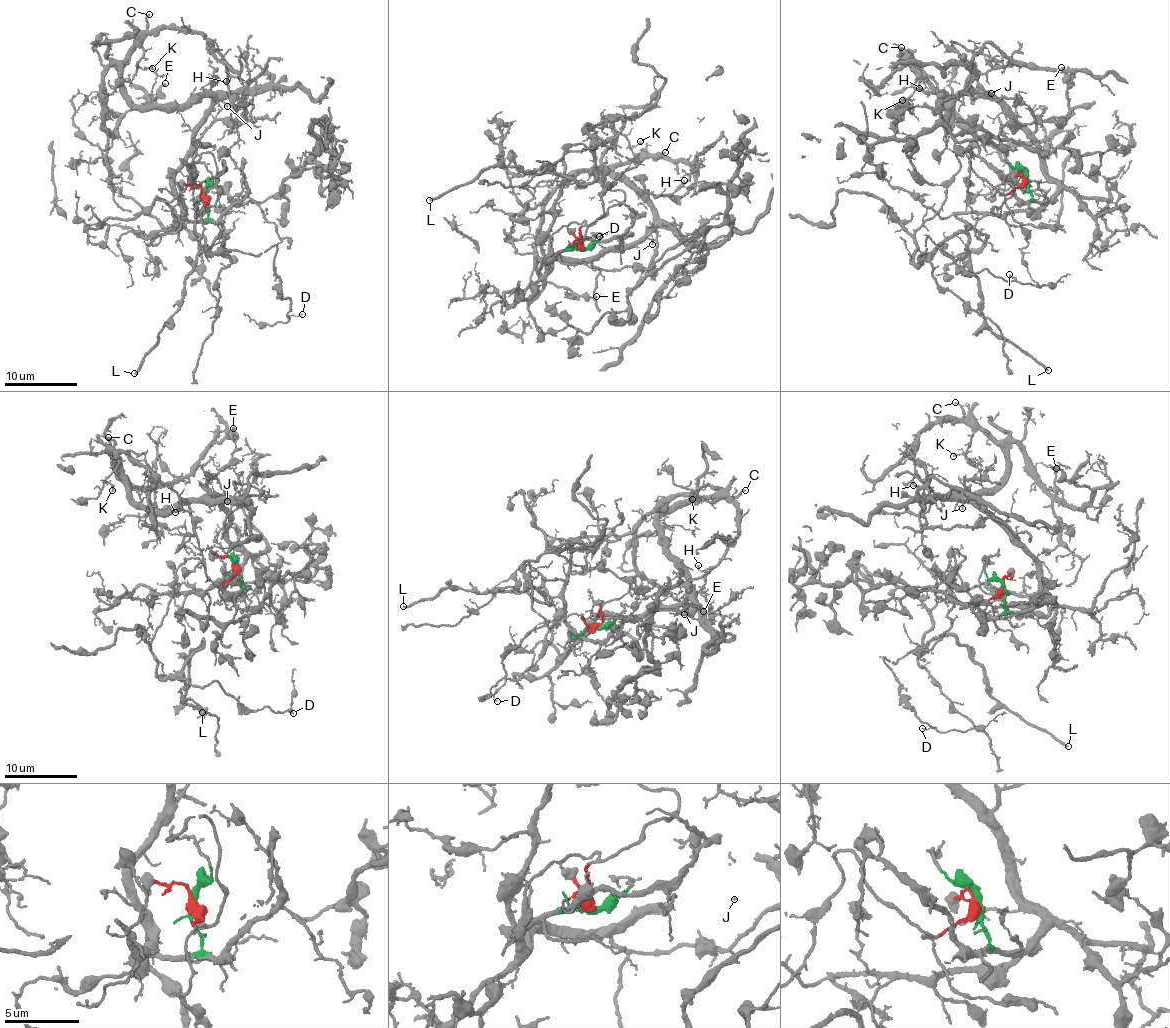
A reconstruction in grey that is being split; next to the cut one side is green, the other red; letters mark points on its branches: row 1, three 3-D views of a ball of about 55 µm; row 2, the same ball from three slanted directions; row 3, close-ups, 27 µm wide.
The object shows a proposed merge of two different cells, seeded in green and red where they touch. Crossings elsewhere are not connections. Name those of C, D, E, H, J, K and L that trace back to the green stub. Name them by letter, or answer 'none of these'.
C, E, H, J, K

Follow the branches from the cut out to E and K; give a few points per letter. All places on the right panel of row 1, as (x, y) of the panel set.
E: (1025, 179), (1054, 196), (1007, 110), (953, 96), (948, 129), (947, 101), (994, 144), (1047, 138), (1062, 67)
K: (1025, 179), (1034, 199), (1054, 196), (1032, 135), (984, 94), (953, 96), (948, 129), (925, 76), (903, 100)

